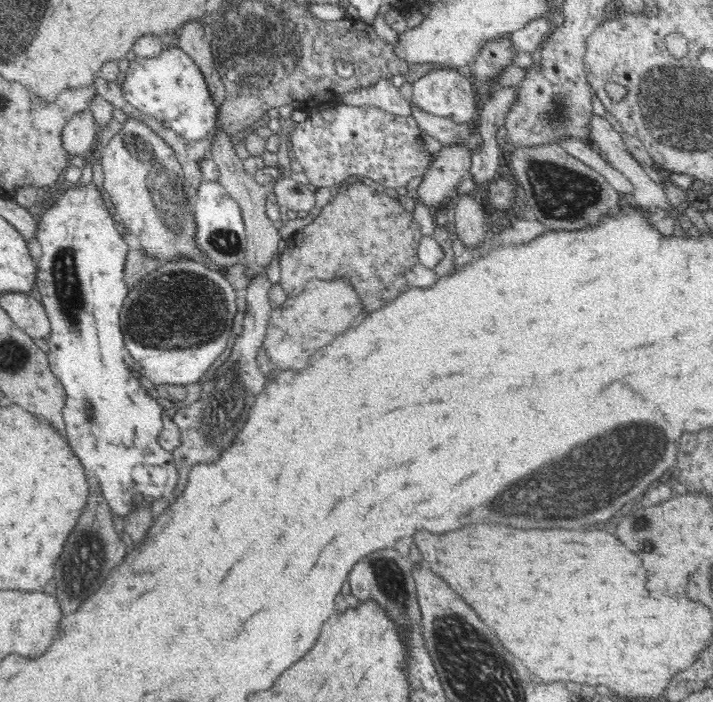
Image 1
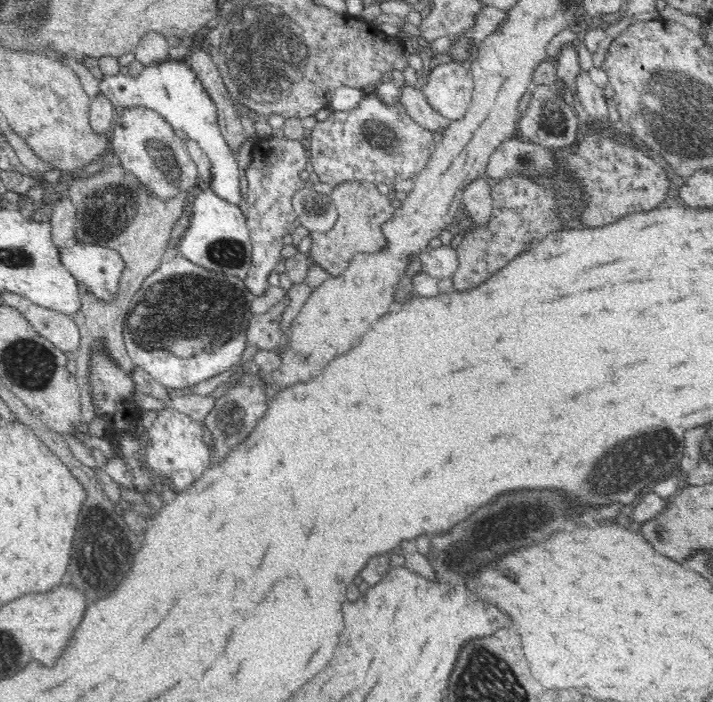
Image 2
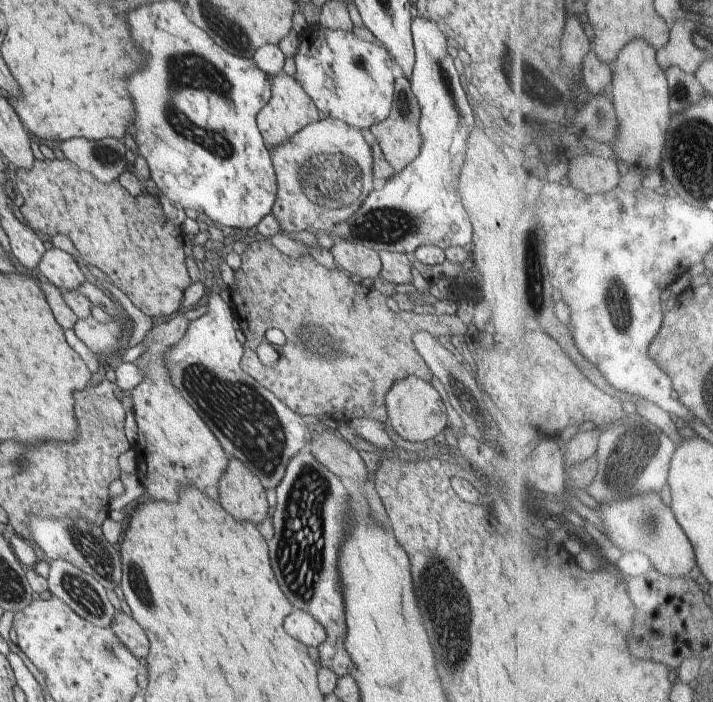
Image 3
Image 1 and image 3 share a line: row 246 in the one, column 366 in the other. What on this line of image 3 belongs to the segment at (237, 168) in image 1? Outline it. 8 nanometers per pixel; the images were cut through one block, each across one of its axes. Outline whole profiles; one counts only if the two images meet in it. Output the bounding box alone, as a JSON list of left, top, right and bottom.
[331,239,381,278]

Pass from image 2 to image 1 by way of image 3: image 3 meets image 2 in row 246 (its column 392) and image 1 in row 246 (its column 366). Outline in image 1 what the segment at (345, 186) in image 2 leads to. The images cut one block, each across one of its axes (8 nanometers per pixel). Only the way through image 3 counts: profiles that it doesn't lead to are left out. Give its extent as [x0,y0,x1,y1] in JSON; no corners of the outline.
[278,183,422,310]

